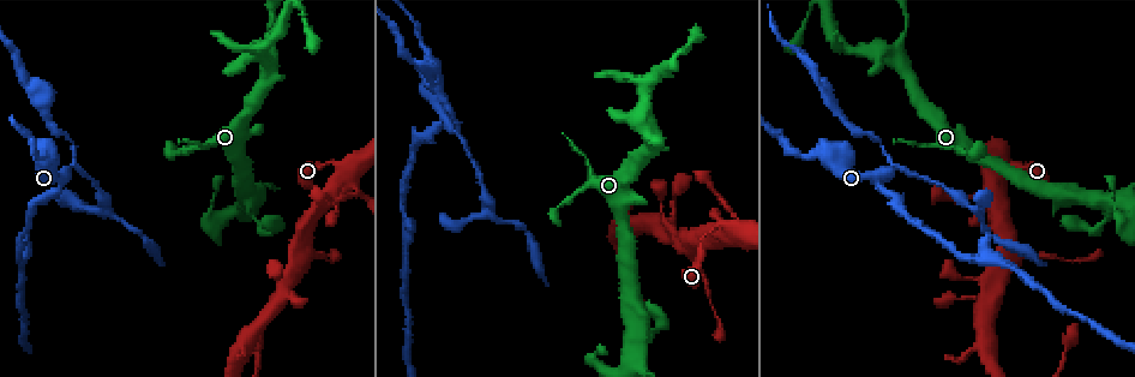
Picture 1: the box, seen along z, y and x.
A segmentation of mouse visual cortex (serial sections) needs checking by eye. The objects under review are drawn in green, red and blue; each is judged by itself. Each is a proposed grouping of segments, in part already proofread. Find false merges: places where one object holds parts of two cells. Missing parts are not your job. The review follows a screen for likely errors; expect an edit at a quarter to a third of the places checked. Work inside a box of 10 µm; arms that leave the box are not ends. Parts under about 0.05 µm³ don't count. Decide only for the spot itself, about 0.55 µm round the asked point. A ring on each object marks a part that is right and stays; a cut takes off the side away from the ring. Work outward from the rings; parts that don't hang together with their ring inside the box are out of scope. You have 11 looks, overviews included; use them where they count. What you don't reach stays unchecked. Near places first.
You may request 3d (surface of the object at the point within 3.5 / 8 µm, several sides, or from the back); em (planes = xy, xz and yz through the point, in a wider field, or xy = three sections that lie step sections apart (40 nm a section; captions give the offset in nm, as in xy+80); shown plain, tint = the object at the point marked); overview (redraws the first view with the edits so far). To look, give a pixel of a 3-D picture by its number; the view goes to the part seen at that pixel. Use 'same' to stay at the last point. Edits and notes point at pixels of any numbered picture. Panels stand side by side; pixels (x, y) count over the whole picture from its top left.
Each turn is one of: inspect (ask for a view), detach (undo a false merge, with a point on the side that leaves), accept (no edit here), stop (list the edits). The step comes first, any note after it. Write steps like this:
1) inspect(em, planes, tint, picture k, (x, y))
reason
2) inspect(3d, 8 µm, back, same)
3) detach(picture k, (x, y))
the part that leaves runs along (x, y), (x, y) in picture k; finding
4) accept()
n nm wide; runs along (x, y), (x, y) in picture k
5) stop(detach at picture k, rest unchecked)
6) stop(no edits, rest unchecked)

inspect(3d, 3.5 µm, picture 1, (631, 351))
abrupt turn

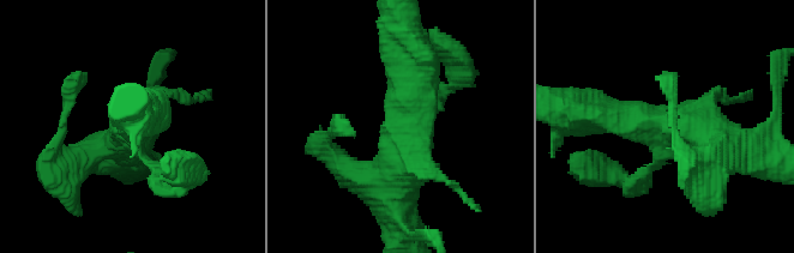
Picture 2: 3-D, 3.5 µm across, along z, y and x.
inspect(em, planes, tint, picture 2, (401, 130))
need the tissue

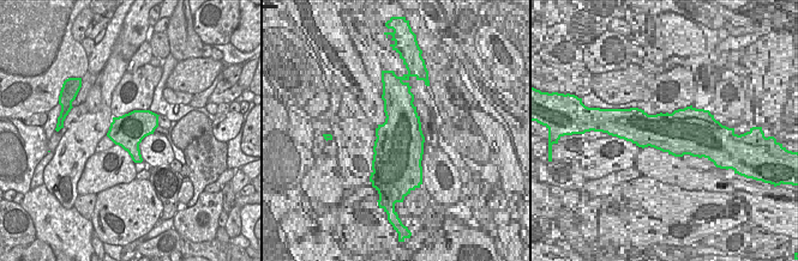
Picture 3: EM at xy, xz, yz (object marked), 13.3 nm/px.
accept()
arms of 150, 200, 350, 400 nm; runs along (409, 55), (402, 162), (361, 172) in picture 2; all the same cell

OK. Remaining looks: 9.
inspect(3d, 3.5 µm, picture 1, (343, 175))
small branch off a trunk

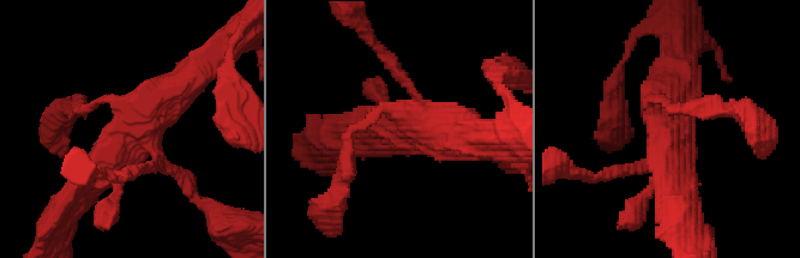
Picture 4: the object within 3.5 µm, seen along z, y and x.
accept()
runs along (679, 110), (651, 107), (681, 176) in picture 4; all the same cell

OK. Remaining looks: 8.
inspect(3d, 3.5 µm, picture 1, (666, 228))
four-way junction

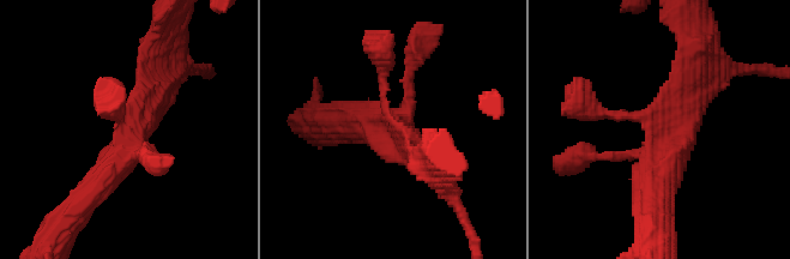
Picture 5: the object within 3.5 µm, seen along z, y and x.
inspect(em, xy, step 5, tint, picture 5, (666, 133))
4 arms; arms of 150, 150, 300, 400 nm; now the EM

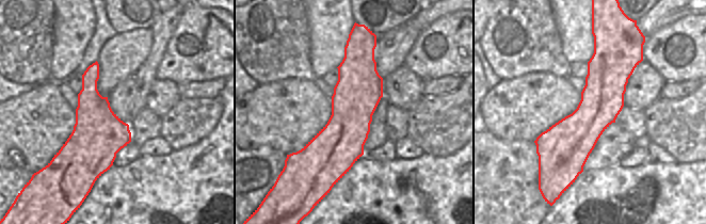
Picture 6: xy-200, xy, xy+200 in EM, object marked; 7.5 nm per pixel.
accept()
runs along (363, 41), (333, 178) in picture 6; all the same cell

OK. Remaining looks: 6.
inspect(3d, 3.5 µm, picture 1, (70, 166))
a narrow waist

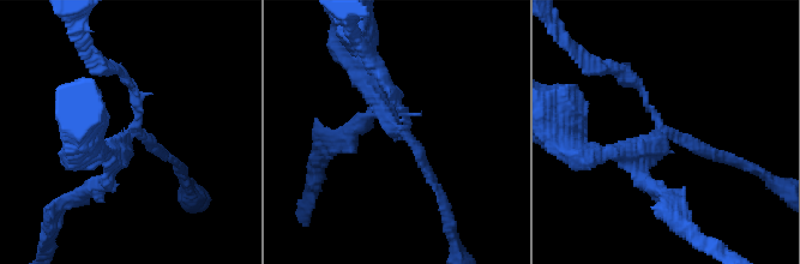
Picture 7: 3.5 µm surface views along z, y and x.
inspect(em, planes, tint, picture 7, (130, 131))
3 arms; arms of 100, 150, 250 nm; need the tissue

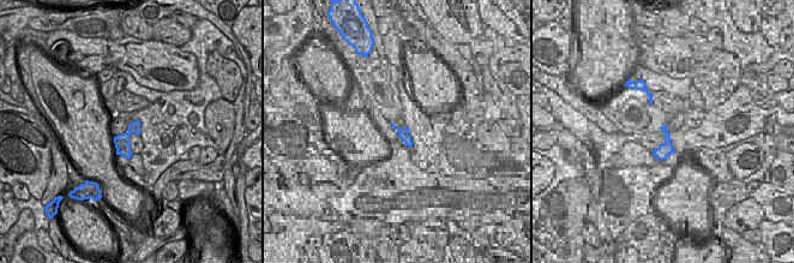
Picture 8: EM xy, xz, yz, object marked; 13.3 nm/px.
detach(picture 7, (702, 146))
the part that leaves runs along (668, 132), (702, 150), (757, 168) in picture 7; two cells meet here

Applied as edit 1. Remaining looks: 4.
stop(detach at picture 7, rest unchecked)

